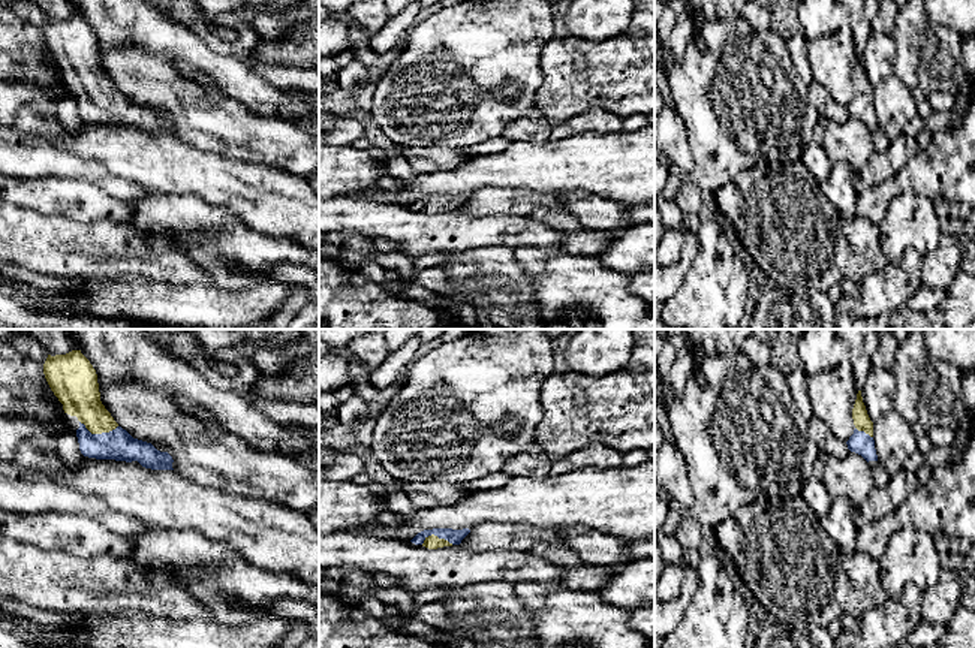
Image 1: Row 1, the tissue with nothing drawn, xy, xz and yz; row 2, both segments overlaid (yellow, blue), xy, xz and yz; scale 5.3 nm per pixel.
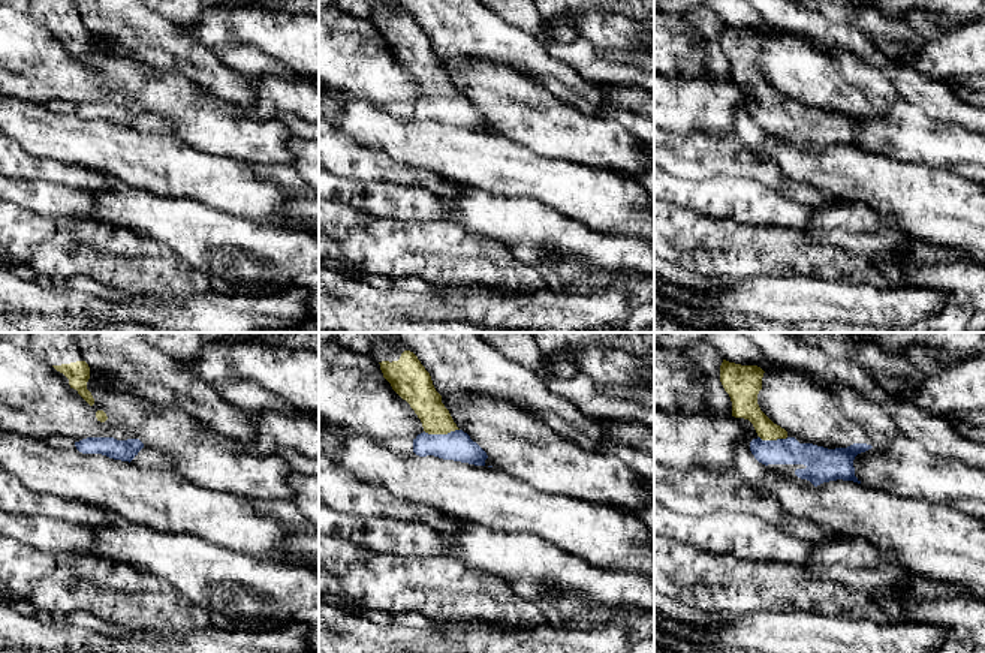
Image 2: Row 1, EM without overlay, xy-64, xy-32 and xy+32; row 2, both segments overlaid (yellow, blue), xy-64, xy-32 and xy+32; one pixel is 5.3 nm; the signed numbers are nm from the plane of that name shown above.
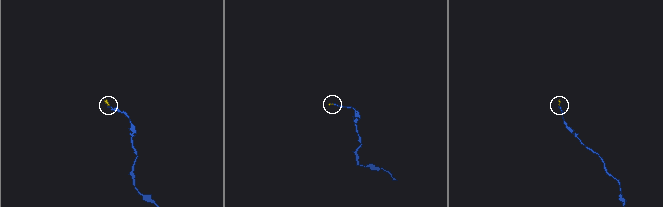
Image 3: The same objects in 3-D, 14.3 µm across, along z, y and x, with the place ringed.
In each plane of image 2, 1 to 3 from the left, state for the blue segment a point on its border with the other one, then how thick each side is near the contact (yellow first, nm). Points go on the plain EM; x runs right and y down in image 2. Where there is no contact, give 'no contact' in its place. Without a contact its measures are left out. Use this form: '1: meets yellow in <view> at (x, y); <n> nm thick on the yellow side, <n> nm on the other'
1: no contact
2: meets yellow in xy-32 at (440, 98); 170 nm thick on the yellow side, 160 nm on the other
3: meets yellow in xy+32 at (773, 104); 140 nm thick on the yellow side, 140 nm on the other

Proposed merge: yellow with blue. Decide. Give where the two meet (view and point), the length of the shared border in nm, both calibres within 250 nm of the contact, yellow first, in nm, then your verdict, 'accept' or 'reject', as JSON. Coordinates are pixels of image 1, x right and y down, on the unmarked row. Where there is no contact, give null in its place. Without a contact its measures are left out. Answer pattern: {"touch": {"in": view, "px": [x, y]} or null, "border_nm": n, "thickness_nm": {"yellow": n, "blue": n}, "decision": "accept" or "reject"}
{"touch": {"in": "xy", "px": [99, 98]}, "border_nm": 220, "thickness_nm": {"yellow": 220, "blue": 170}, "decision": "accept"}

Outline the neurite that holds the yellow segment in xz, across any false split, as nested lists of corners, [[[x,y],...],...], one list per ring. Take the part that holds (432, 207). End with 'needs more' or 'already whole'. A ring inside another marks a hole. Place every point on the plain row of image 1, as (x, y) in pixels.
[[[433,193],[418,198],[410,207],[415,210],[422,210],[428,214],[437,214],[443,211],[460,210],[469,198],[469,193]]] | needs more

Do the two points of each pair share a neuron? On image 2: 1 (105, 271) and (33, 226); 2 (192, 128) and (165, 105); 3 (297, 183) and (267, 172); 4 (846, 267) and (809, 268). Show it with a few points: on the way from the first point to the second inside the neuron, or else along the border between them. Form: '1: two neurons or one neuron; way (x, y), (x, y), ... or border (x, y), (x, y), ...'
1: one neuron; way (86, 262), (63, 261), (48, 246)
2: one neuron; way (186, 122), (171, 107)
3: one neuron; way (289, 178), (274, 172)
4: one neuron; way (837, 267), (818, 267)

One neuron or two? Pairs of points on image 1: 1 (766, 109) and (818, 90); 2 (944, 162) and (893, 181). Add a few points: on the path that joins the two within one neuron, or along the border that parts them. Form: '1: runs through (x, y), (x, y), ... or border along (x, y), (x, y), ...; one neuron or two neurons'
1: border along (808, 86), (808, 101), (819, 114); two neurons
2: runs through (932, 172), (905, 180); one neuron

